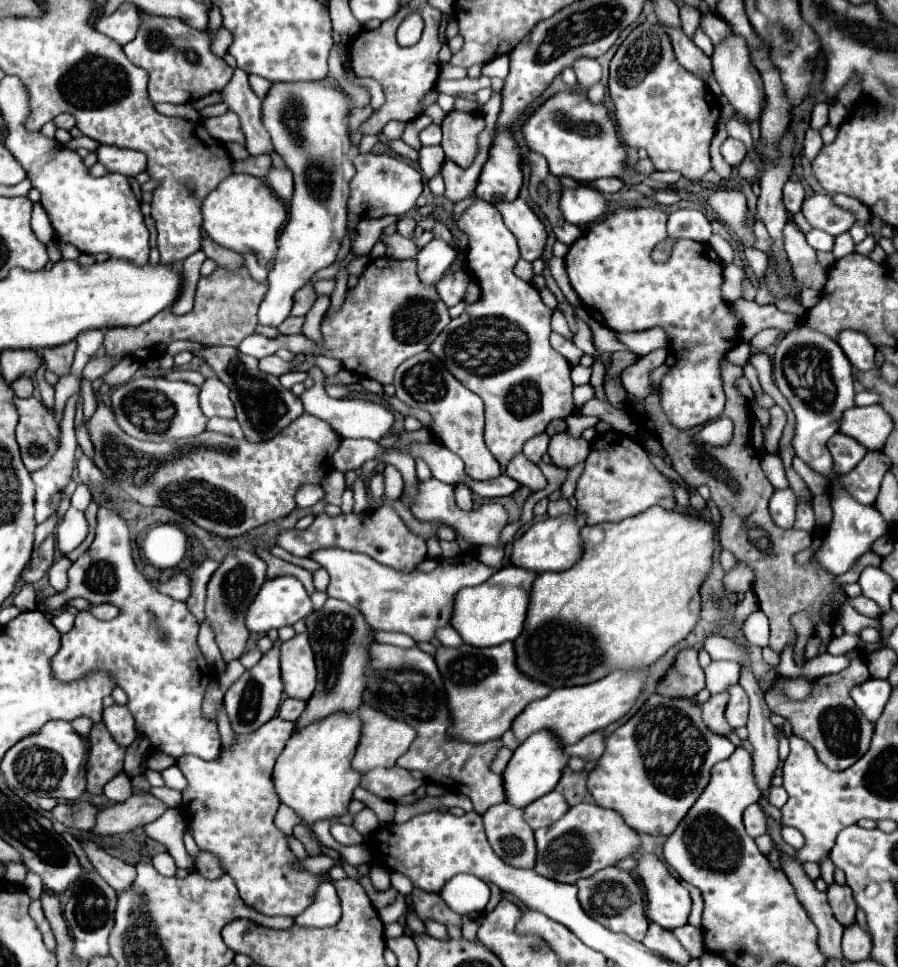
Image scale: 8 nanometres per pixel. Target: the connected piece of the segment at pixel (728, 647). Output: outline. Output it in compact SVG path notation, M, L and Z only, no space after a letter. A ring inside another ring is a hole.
M707 635L705 637L705 651L711 655L711 659L729 659L741 663L741 653L721 635Z

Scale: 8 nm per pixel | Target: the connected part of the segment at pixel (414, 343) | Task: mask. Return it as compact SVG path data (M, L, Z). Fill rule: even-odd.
M379 257L379 259L371 259L369 265L365 267L363 275L359 277L357 287L347 289L345 293L345 301L343 305L333 311L327 313L321 321L321 333L323 339L311 341L305 335L279 335L275 339L263 337L263 335L249 335L241 341L239 351L245 355L251 355L255 359L263 359L267 355L273 355L277 349L287 349L293 355L325 355L325 357L333 357L339 359L343 363L345 369L357 373L359 377L369 377L379 381L381 385L387 385L393 381L393 373L395 369L409 357L425 351L431 341L435 341L435 337L445 329L445 325L451 321L449 313L447 313L447 305L441 301L435 285L423 285L415 273L415 261L397 261L397 259L389 259L389 257Z

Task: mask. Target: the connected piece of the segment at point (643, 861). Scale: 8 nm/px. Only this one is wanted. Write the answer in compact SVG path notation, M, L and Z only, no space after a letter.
M645 855L639 857L637 871L649 899L647 917L669 931L687 925L691 913L689 891L667 871L667 867L655 855Z

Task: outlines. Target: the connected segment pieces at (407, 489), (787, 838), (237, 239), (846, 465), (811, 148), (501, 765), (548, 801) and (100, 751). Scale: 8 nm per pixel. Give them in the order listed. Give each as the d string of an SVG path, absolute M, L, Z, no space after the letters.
M389 453L389 455L383 455L381 459L385 463L395 465L401 471L405 487L403 487L403 495L399 497L399 501L409 509L413 505L413 499L415 499L415 493L417 493L417 485L419 485L419 479L415 475L415 461L405 453Z
M783 827L781 837L783 837L785 843L789 843L789 845L795 847L795 849L803 847L803 835L801 835L797 829L793 829L793 827Z
M233 173L213 189L203 201L203 229L217 245L237 251L253 253L261 265L269 265L275 255L275 241L279 227L287 219L285 205L273 195L269 185L263 179L257 179L247 173Z
M835 433L827 441L827 449L833 455L833 463L835 463L837 473L849 473L867 453L867 449L859 441L851 439L843 433Z
M807 129L807 133L805 133L805 143L803 143L803 153L807 155L807 159L813 159L817 153L819 153L819 149L823 147L823 141L821 141L821 135L819 135L819 131L817 129Z
M502 747L498 751L493 763L491 764L491 769L494 770L495 773L503 774L504 770L507 767L507 763L512 757L512 754L513 752L507 747Z
M551 791L543 797L539 797L537 801L533 801L531 805L527 805L525 811L525 821L531 829L539 829L539 827L547 827L551 823L555 823L559 817L563 817L563 813L567 813L569 805L565 801L565 797L559 791Z
M95 723L89 741L89 761L87 761L87 793L99 795L103 785L123 771L125 747L119 745L103 723Z

